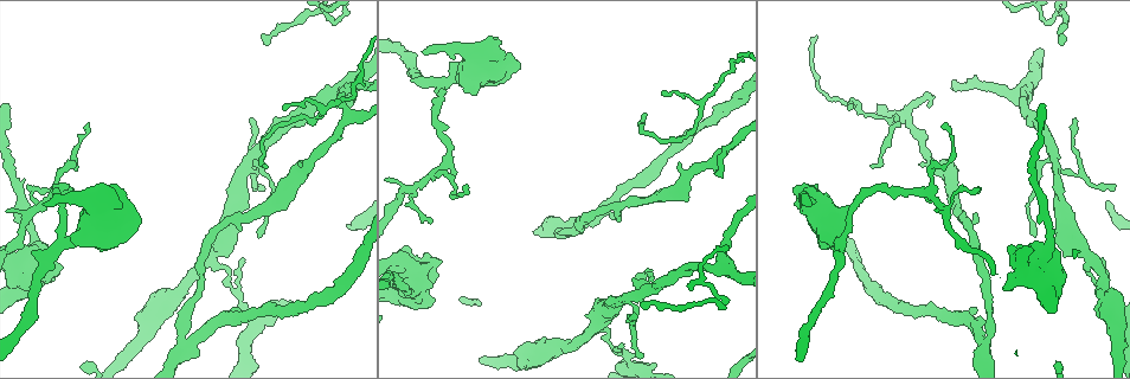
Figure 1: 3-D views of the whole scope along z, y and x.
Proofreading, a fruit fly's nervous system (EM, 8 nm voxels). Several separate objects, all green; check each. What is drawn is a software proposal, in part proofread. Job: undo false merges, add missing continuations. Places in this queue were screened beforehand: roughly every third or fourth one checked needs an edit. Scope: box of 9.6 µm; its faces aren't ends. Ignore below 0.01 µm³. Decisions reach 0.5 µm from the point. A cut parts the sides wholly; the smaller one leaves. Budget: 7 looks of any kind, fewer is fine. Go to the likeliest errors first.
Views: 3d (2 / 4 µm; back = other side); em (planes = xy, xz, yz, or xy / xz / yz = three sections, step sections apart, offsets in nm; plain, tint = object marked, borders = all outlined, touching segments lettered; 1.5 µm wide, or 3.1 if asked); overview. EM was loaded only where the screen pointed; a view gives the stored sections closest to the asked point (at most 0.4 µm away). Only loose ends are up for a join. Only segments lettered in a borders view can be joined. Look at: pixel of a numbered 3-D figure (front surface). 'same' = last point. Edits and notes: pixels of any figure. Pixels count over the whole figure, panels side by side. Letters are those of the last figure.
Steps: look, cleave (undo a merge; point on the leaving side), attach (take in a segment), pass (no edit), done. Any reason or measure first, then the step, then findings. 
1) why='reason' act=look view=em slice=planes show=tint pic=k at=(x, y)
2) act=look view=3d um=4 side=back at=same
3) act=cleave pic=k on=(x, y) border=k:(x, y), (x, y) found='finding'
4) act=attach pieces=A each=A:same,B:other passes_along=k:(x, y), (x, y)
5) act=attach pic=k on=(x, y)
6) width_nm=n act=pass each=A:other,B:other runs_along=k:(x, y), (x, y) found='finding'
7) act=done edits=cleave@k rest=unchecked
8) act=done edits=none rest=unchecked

why='arms run side by side' act=look view=3d um=4 pic=1 at=(624, 355)

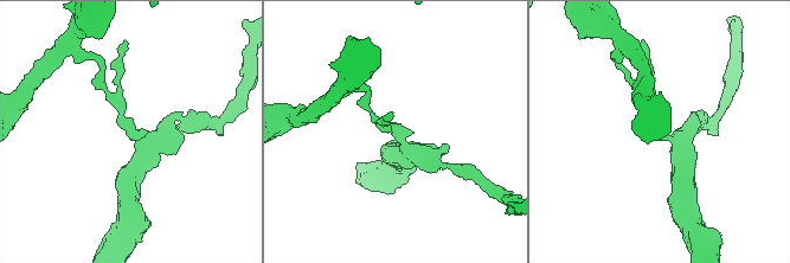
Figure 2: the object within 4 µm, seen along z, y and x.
arms=4 act=look view=em slice=planes show=tint pic=2 at=(394, 131)

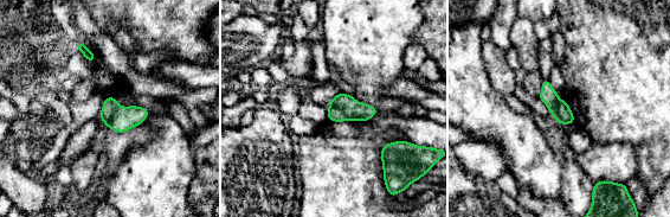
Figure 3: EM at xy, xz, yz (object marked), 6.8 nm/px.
act=look view=em slice=planes show=borders at=same

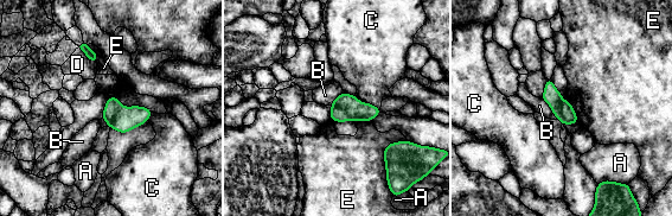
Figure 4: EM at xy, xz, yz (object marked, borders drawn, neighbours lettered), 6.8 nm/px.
act=cleave pic=4 on=(338, 114) each=A:other,B:other,C:other,D:other,E:other border=4:(331, 105), (344, 108), (352, 119) found='two neurons meet here'

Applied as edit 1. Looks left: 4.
why='see it whole again' act=look view=overview

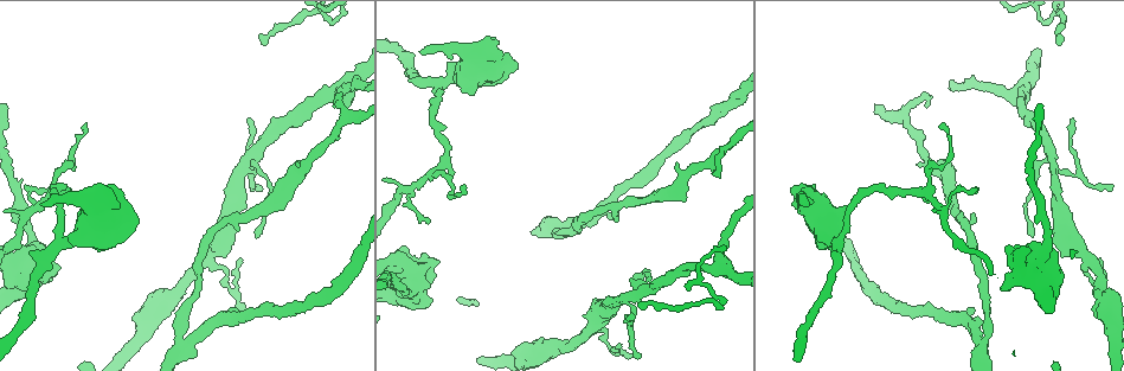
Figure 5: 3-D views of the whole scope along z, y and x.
why='tapers out' act=look view=em slice=xy step=8 show=tint pic=5 at=(714, 175)

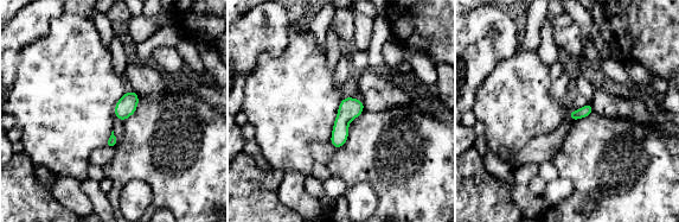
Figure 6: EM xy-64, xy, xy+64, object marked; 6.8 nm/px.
why='another direction' act=look view=em slice=planes show=borders at=same

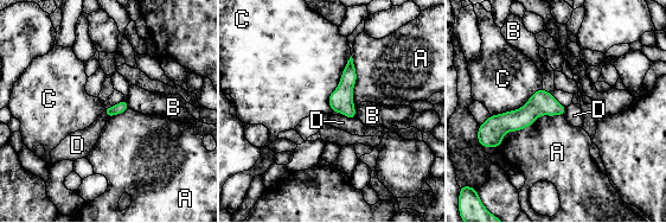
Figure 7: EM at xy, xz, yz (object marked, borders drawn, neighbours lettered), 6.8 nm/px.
act=pass each=A:other,B:other,C:other,D:other runs_along=7:(562, 109), (491, 123) found='no lettered segment goes on from it'

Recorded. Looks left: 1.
act=done edits=cleave@4 rest=unchecked

